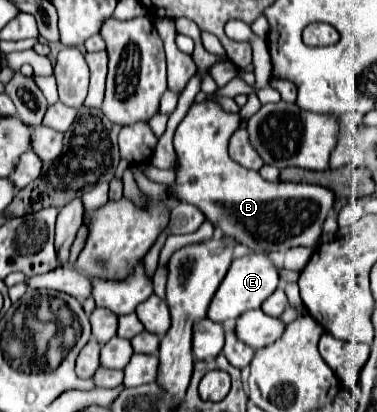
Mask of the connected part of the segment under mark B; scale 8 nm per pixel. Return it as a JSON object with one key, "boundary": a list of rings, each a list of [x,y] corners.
{"boundary":[[[219,102],[193,104],[173,136],[179,168],[177,182],[169,190],[177,200],[197,206],[225,236],[237,238],[239,244],[255,252],[285,252],[293,246],[315,248],[327,212],[333,206],[331,190],[317,184],[271,184],[259,172],[235,164],[229,158],[227,146],[239,124],[239,114],[225,112]]]}

